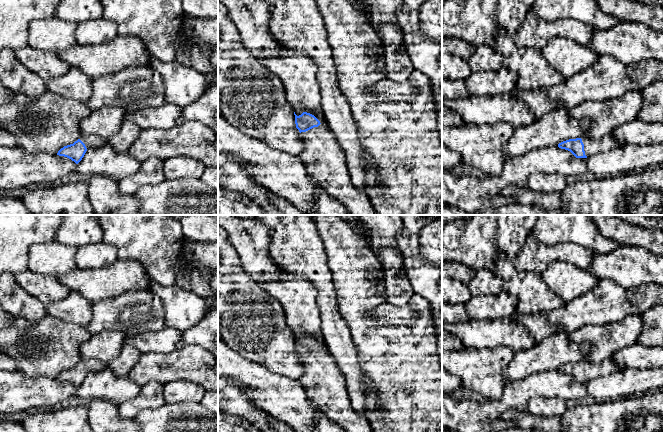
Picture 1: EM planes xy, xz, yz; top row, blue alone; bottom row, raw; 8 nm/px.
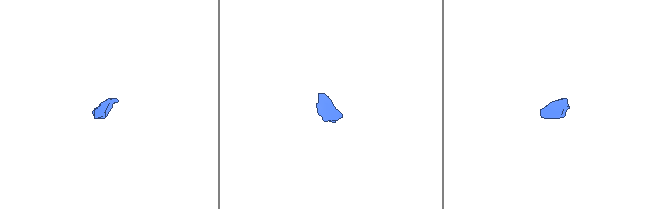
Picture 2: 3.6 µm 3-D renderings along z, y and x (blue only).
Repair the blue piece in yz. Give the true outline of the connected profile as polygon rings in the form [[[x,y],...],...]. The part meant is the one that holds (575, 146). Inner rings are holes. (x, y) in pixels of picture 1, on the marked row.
[[[612,134],[601,140],[594,140],[586,135],[576,139],[569,139],[558,144],[558,147],[570,151],[576,158],[587,158],[597,153],[605,153],[622,146]]]

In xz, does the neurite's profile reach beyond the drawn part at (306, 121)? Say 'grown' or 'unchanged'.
grown

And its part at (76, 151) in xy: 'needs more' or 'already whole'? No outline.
needs more

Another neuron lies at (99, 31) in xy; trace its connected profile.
[[[103,17],[77,24],[75,39],[79,45],[99,45],[118,35],[115,22]]]

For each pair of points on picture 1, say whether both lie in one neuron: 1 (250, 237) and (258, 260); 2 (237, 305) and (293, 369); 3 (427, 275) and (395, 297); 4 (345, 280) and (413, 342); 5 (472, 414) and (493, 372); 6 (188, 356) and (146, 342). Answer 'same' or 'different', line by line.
1: same
2: same
3: different
4: same
5: different
6: different

